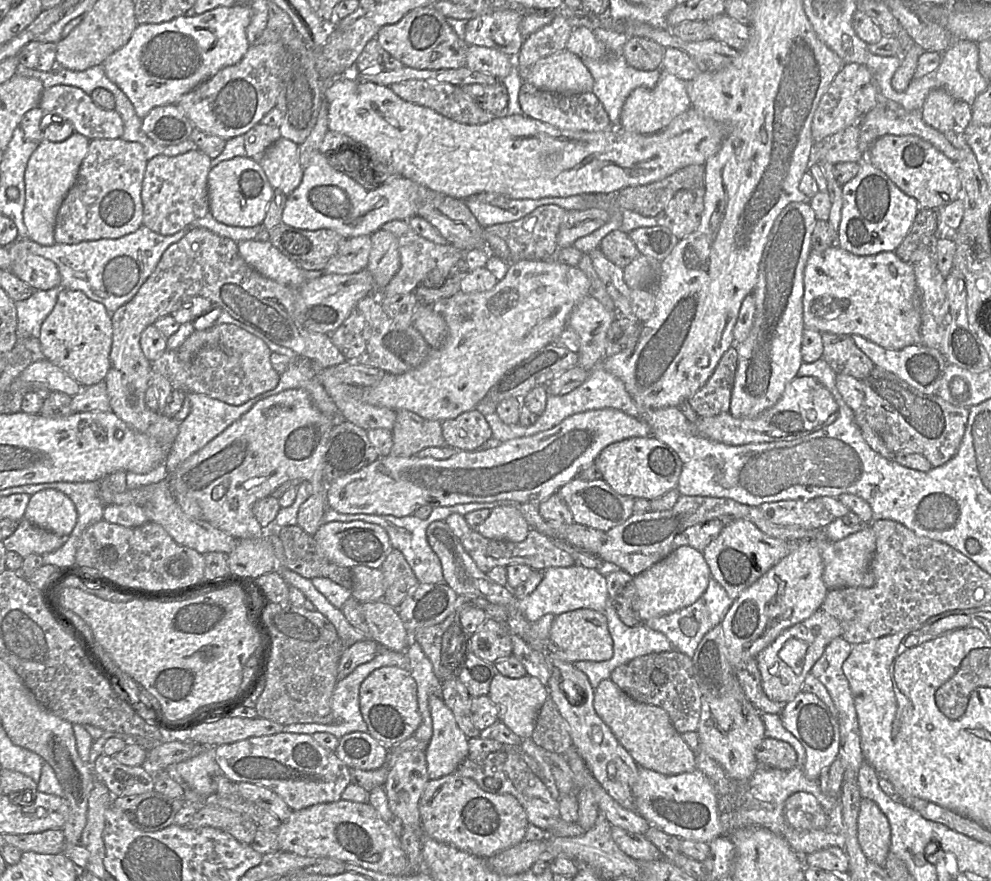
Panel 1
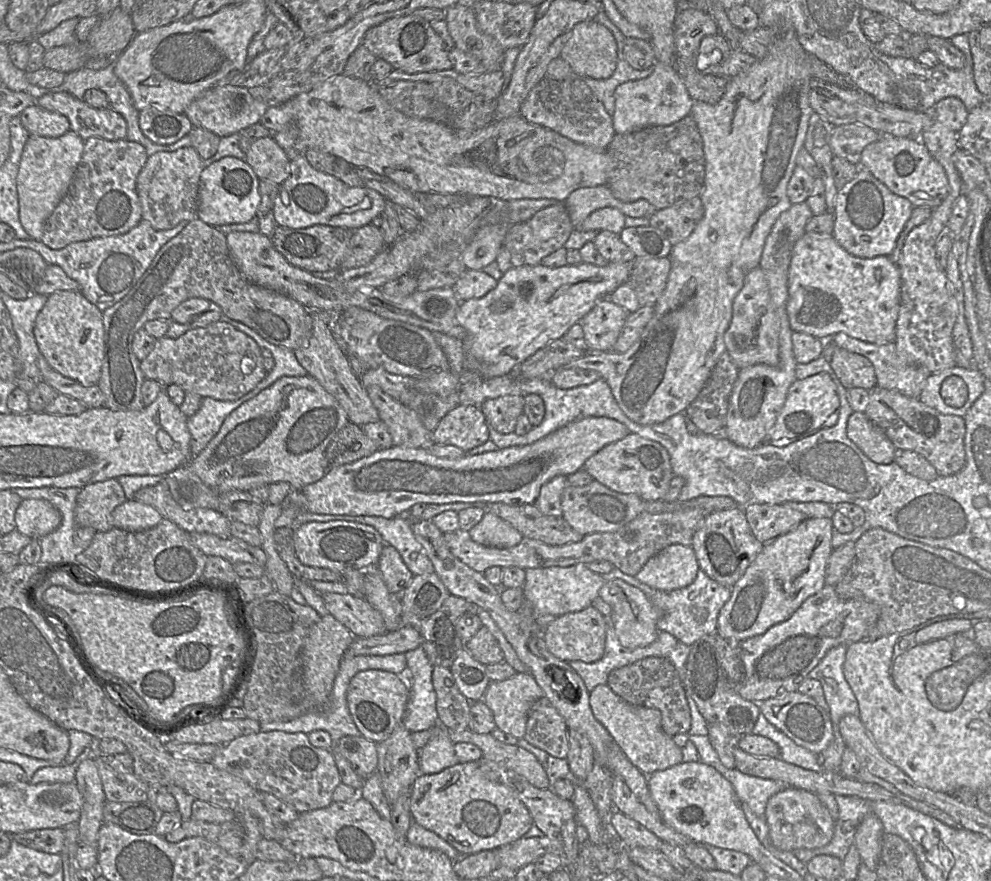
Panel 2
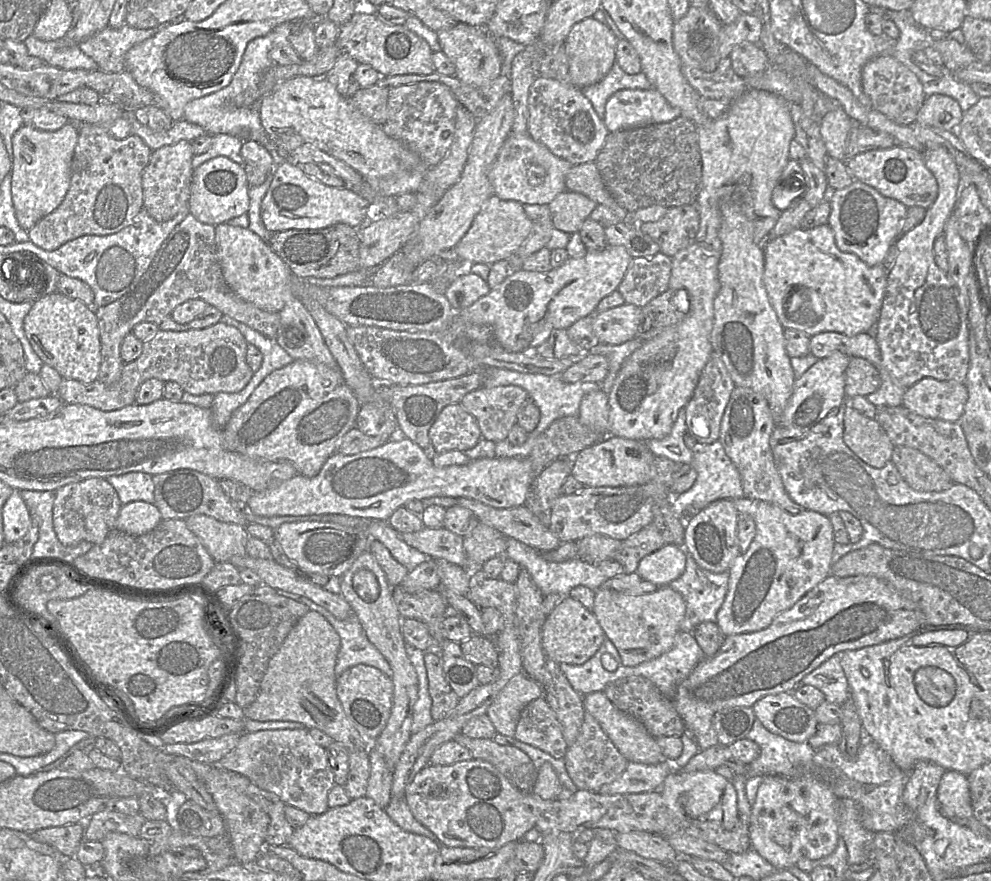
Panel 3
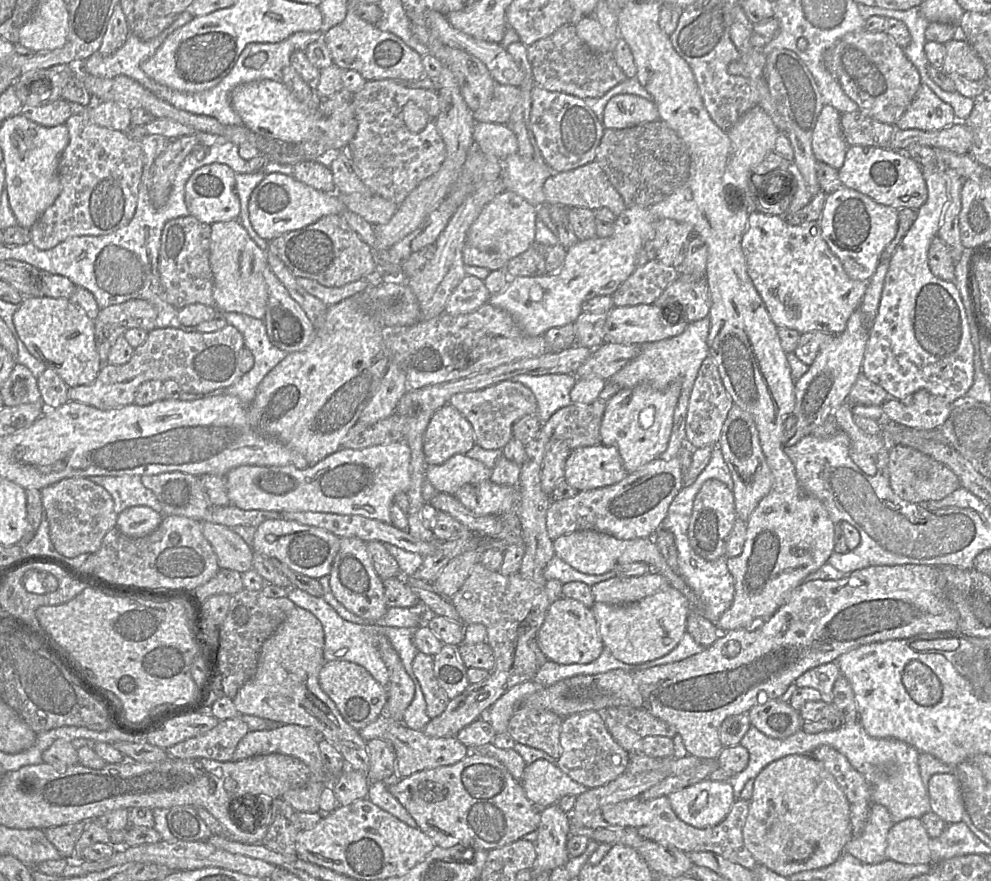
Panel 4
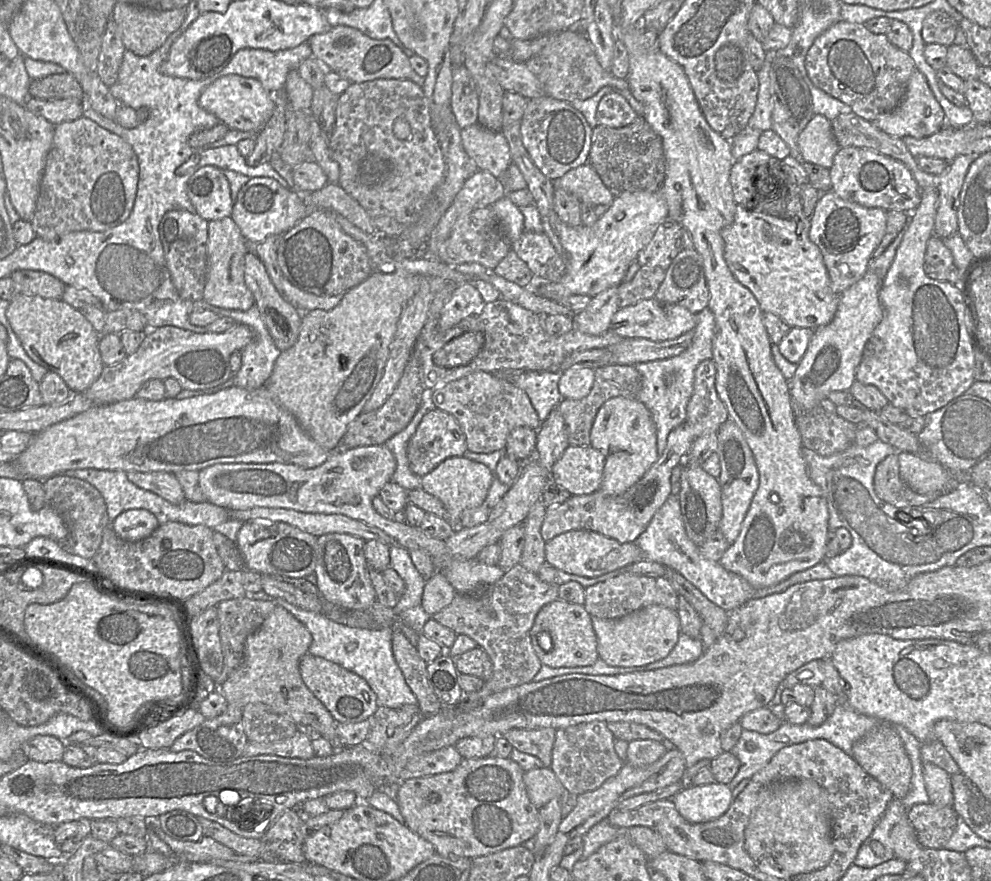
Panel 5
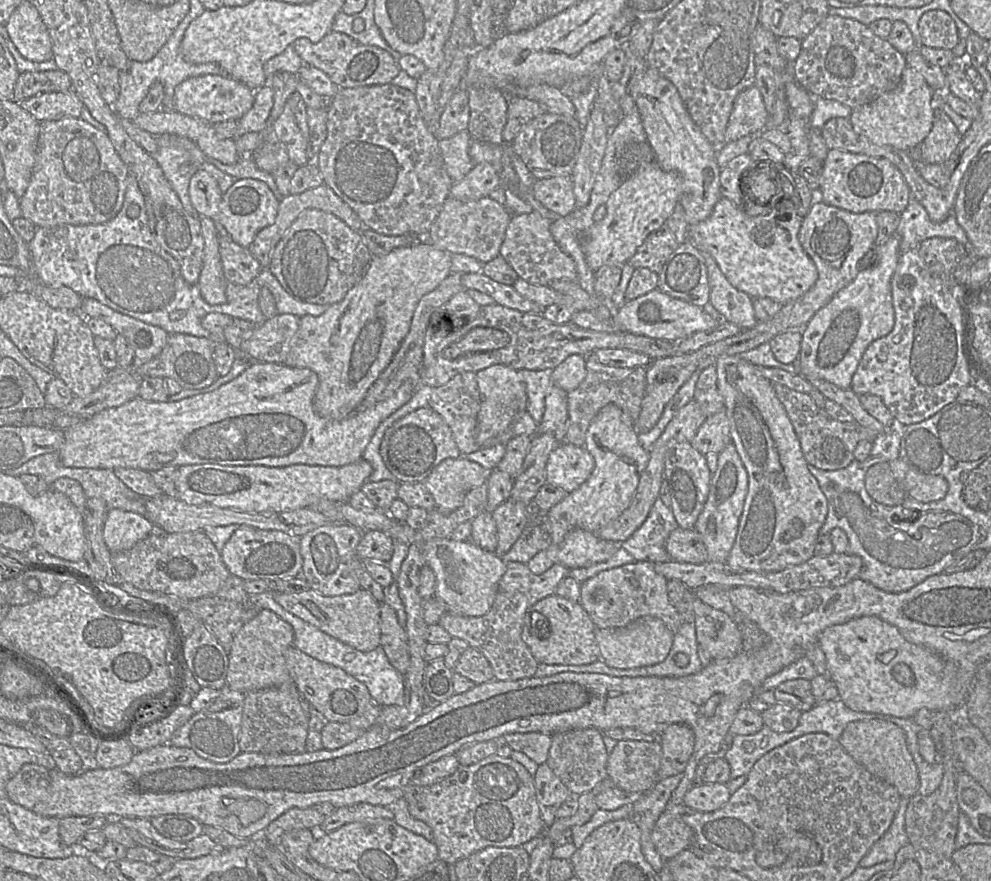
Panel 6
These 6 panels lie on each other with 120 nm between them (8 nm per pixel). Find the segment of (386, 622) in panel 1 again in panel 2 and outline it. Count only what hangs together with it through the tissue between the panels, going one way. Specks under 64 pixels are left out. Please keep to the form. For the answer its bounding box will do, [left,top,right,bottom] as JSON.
[321,594,387,637]

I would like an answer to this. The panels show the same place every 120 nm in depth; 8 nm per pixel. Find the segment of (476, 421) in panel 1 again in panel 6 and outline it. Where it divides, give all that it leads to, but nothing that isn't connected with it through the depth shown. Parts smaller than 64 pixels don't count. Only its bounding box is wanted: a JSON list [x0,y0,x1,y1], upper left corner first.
[379,407,462,483]

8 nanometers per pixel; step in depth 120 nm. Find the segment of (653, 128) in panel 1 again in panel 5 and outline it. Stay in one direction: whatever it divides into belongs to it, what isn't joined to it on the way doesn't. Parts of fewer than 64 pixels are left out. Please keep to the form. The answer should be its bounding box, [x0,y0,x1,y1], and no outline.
[596,92,639,128]

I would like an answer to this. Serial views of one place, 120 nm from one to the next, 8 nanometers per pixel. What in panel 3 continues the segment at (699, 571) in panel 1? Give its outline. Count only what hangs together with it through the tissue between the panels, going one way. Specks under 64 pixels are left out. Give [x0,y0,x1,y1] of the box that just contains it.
[636,544,687,587]

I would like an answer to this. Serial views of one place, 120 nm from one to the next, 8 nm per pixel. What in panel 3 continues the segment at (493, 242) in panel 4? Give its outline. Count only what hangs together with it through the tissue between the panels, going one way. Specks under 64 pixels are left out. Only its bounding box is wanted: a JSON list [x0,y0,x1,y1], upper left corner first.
[454,194,533,263]

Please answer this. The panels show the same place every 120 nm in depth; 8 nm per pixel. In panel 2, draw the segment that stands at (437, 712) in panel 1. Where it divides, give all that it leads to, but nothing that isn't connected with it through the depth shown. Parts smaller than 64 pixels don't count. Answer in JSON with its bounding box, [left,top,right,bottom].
[419,724,459,774]

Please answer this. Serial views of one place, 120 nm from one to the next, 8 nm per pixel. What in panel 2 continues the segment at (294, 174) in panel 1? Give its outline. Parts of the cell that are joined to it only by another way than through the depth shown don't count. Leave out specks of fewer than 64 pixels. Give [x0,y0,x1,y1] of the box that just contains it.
[245,136,290,186]

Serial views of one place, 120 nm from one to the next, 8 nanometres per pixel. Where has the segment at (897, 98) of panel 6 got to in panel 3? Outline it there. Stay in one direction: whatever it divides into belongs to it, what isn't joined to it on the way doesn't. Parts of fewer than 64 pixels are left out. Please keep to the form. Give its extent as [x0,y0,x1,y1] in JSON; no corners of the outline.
[915,94,964,131]

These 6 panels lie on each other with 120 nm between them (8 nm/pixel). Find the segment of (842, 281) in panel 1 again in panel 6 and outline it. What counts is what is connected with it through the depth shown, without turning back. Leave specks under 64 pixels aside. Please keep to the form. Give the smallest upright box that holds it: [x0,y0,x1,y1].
[687,197,818,305]

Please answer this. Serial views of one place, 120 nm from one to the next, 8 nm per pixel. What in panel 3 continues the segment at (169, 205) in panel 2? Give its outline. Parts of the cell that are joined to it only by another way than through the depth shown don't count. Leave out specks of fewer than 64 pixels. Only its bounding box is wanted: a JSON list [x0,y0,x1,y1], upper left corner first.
[142,141,194,222]

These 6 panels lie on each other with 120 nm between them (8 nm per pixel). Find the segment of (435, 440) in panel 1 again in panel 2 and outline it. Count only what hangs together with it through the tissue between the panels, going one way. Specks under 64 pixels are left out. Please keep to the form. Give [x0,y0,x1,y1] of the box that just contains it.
[364,386,433,448]

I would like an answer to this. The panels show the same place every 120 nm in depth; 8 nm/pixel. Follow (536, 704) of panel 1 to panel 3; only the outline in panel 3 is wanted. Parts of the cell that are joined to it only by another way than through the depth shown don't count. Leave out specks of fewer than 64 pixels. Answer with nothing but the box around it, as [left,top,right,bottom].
[486,673,542,737]

